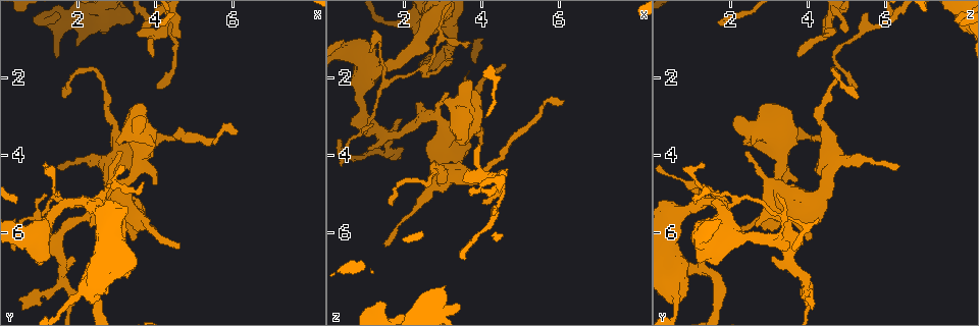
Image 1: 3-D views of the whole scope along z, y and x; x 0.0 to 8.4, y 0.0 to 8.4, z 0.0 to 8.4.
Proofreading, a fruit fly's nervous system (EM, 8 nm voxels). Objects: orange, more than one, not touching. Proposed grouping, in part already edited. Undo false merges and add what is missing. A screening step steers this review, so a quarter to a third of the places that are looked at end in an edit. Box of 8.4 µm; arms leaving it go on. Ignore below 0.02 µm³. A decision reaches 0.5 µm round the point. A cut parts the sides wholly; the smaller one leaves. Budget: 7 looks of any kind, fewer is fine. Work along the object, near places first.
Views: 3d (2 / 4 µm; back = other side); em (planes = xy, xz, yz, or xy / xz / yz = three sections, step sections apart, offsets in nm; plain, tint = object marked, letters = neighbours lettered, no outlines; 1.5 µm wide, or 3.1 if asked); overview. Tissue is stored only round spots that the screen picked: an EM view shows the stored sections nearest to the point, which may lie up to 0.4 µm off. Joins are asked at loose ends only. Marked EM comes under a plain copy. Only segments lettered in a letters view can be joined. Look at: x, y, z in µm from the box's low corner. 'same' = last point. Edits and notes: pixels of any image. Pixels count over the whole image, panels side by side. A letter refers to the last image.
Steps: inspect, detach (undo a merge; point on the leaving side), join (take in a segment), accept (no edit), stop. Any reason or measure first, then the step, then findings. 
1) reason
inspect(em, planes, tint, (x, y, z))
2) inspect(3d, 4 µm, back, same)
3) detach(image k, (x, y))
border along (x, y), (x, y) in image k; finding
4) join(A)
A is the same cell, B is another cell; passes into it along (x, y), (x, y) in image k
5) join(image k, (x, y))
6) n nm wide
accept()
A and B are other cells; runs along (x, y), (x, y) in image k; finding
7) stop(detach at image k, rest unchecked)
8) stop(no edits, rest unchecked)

calibre changes
inspect(em, planes, letters, (3.10, 3.95, 4.60))

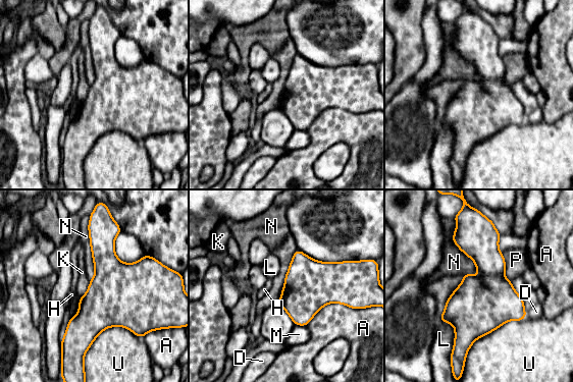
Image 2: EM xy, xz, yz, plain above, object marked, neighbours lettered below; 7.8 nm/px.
A touches over 650 nm
accept()
A, D, H, K, L, M, N, P and U are other cells; border along (382, 306), (328, 303), (305, 325) in image 2; all the same cell

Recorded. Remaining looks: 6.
branch stops here
inspect(em, planes, letters, (4.60, 1.05, 4.40))

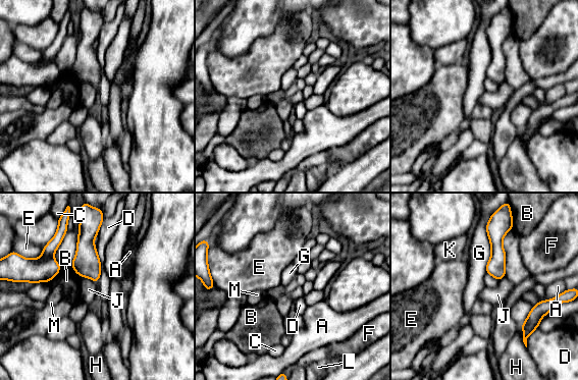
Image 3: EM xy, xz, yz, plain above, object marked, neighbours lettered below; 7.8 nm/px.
accept()
A, B, C, D, E, F, G, H, J, K, L and M are other cells; runs along (489, 229), (495, 235), (500, 276) in image 3; no lettered segment goes on from it

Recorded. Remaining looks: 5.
branch stops here
inspect(3d, 4 µm, (3.00, 3.95, 2.45))

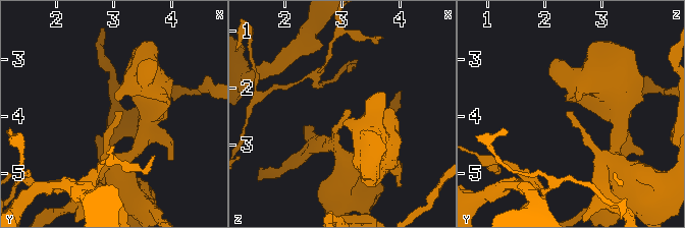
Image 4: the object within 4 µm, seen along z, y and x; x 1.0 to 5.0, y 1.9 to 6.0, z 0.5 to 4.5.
need the tissue
inspect(em, xy, step 4, letters, (3.10, 3.90, 2.40))

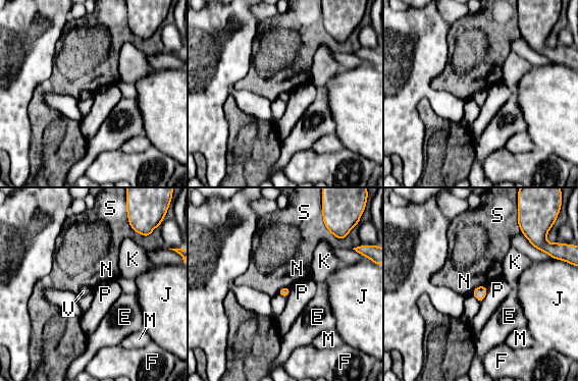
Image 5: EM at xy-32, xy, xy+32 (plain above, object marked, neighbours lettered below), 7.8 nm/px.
cut it another way
inspect(em, planes, letters, same)

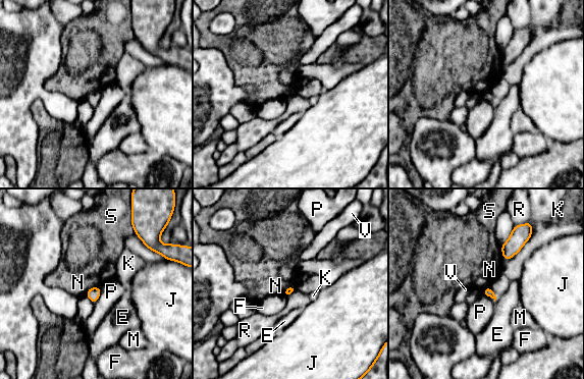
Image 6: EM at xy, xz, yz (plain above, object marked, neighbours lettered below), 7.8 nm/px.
accept()
E, F, J, K, M, N, P, R, S and V are other cells; border along (100, 286), (92, 286), (85, 294) in image 6; none of them fits

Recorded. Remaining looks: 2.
stop(no edits, rest unchecked)

